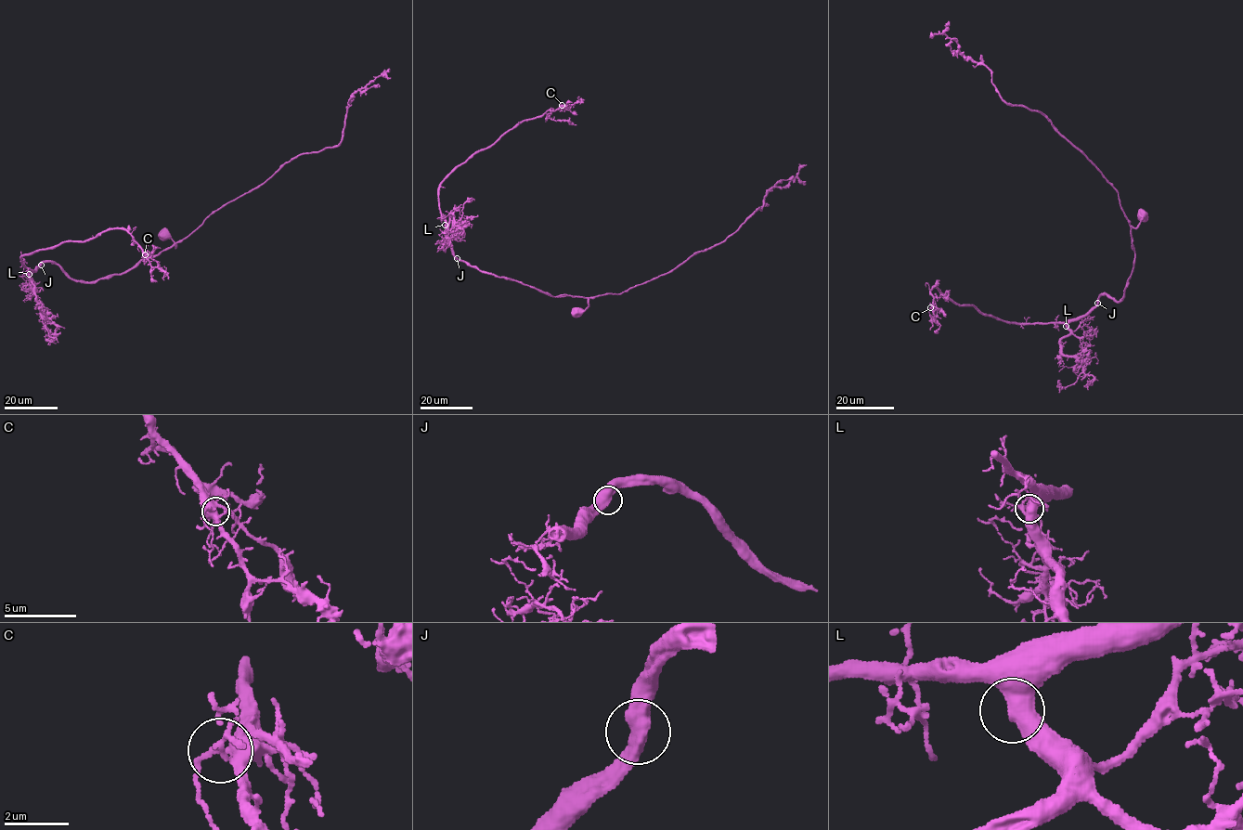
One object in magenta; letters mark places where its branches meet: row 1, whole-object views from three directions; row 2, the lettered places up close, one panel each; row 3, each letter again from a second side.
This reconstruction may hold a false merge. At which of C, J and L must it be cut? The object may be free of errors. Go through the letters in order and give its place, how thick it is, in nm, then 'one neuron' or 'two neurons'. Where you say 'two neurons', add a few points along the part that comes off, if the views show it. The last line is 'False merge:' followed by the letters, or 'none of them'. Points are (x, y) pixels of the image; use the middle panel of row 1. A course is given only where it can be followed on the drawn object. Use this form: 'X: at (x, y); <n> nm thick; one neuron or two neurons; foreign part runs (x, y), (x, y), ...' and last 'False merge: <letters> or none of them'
C: at (562, 105); 280 nm thick; one neuron
J: at (457, 258); 550 nm thick; one neuron
L: at (445, 225); 500 nm thick; one neuron
False merge: none of them

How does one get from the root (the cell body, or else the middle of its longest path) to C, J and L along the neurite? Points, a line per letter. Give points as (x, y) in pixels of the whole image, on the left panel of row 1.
C: (165, 235), (176, 247), (91, 281), (73, 279), (50, 262), (30, 269), (20, 258), (118, 228), (145, 254)
J: (165, 235), (176, 247), (172, 245), (145, 256), (123, 273), (93, 281), (73, 279), (50, 262), (41, 265)
L: (165, 235), (176, 247), (172, 245), (145, 256), (123, 273), (93, 281), (73, 279), (48, 261), (29, 274)

